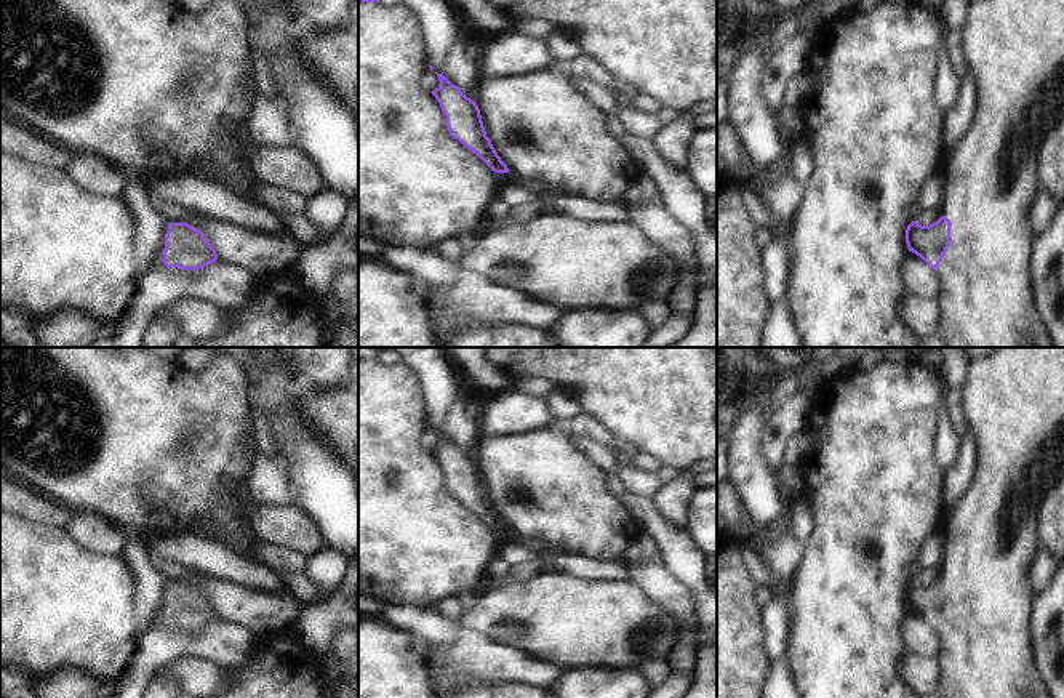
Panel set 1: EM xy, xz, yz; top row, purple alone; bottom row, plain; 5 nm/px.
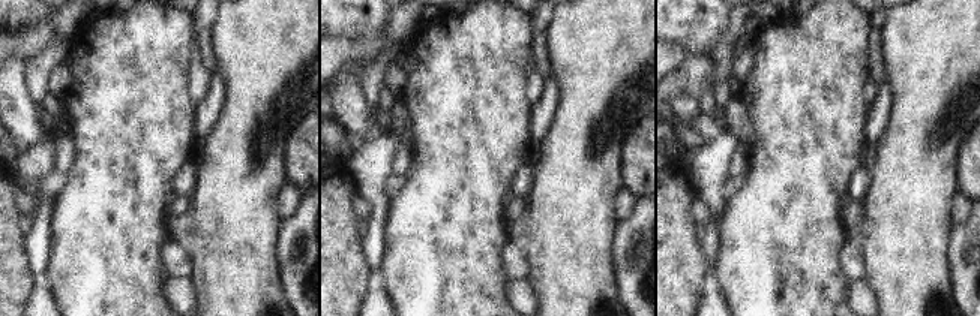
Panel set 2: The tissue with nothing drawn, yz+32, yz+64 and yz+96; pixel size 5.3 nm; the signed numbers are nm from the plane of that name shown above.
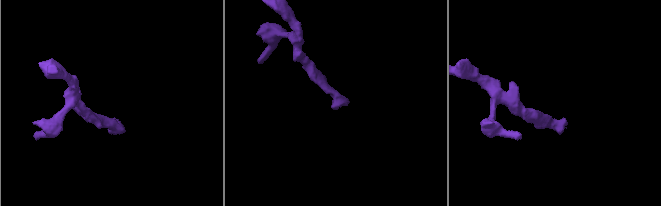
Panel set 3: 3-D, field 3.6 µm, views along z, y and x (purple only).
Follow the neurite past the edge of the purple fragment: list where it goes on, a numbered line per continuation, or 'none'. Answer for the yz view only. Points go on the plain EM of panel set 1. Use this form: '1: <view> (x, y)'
1: yz (1013, 401)

